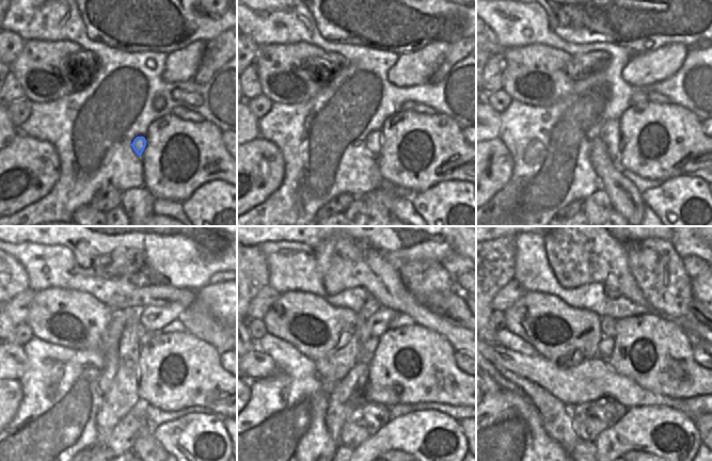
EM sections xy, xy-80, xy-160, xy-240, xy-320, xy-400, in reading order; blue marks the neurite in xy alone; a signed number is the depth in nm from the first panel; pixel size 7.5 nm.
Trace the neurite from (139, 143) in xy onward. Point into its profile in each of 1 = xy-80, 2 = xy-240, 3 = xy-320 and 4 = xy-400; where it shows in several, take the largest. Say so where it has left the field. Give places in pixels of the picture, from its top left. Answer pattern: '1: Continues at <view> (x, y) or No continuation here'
1: Continues at xy-80 (374, 140)
2: Continues at xy-240 (123, 395)
3: Continues at xy-320 (348, 394)
4: Continues at xy-400 (611, 285)

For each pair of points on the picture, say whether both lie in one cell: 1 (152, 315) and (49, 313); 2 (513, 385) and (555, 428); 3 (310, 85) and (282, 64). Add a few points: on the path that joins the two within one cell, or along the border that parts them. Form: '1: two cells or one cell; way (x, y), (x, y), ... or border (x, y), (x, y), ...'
1: two cells; border (143, 308), (139, 317)
2: one cell; way (526, 388), (554, 415)
3: one cell; way (303, 79), (293, 68), (288, 68)

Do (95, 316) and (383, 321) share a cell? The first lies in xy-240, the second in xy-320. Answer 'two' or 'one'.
two

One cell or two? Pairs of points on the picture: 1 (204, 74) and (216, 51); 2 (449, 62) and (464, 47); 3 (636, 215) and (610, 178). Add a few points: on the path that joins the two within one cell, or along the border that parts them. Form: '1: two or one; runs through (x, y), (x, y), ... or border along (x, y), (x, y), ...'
1: one; runs through (207, 68), (215, 57)
2: one; runs through (453, 59), (461, 50)
3: one; runs through (630, 206), (617, 187)

